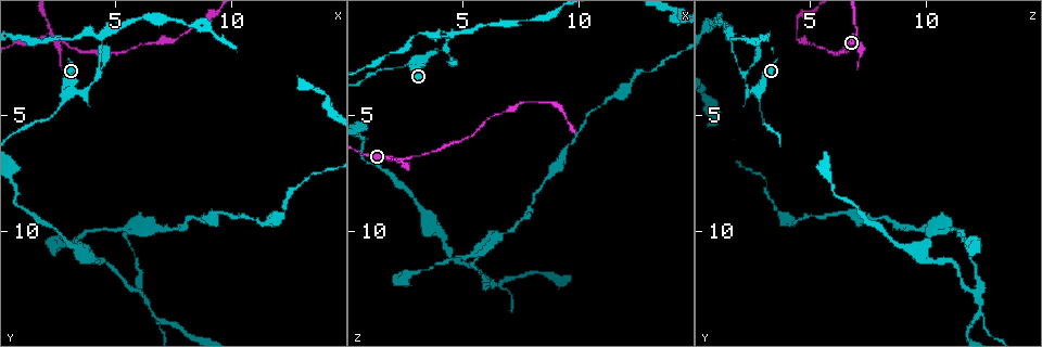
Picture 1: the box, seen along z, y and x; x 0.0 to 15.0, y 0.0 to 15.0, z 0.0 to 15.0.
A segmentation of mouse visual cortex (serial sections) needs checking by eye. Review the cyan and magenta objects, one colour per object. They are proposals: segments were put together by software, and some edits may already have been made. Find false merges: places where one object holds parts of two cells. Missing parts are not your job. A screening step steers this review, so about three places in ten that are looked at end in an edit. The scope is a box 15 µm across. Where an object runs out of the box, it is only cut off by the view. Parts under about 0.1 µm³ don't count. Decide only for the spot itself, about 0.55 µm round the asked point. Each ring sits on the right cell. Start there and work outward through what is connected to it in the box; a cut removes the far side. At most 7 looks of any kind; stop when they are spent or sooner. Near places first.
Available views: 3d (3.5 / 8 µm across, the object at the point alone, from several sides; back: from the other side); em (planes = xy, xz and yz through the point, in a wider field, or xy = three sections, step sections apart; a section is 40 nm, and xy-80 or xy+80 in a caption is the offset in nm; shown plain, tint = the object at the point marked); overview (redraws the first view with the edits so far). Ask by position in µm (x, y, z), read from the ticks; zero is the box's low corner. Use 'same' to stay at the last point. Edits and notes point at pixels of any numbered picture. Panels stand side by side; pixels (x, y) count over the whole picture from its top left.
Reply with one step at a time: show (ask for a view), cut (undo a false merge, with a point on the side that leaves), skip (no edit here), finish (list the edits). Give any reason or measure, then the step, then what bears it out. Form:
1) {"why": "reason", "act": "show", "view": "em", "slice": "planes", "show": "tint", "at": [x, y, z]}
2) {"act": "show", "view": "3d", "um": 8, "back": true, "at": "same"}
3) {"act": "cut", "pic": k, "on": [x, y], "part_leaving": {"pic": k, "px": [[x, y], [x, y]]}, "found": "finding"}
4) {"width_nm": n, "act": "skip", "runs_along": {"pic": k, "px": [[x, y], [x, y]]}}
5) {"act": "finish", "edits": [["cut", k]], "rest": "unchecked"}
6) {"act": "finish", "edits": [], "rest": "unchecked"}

{"why": "thin neck", "act": "show", "view": "3d", "um": 3.5, "at": [4.1, 3.6, 2.2]}

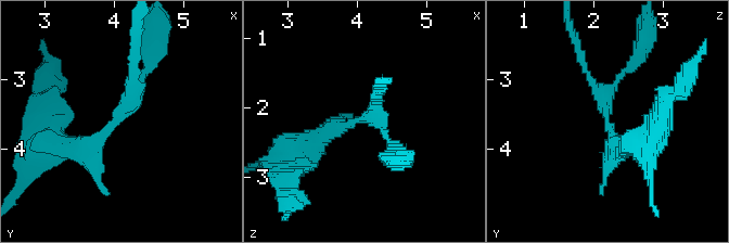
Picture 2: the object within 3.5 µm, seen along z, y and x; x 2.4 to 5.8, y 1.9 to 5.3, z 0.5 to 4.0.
{"why": "shape alone is not enough", "act": "show", "view": "em", "slice": "xy", "step": 2, "show": "plain", "at": [4.00, 3.55, 2.15]}

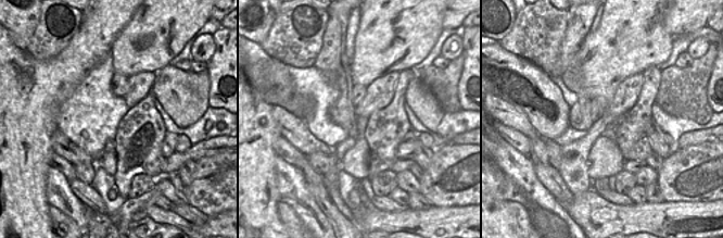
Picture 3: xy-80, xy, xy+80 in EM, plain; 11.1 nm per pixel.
{"why": "with the object marked", "act": "show", "view": "em", "slice": "xy", "step": 2, "show": "tint", "at": "same"}

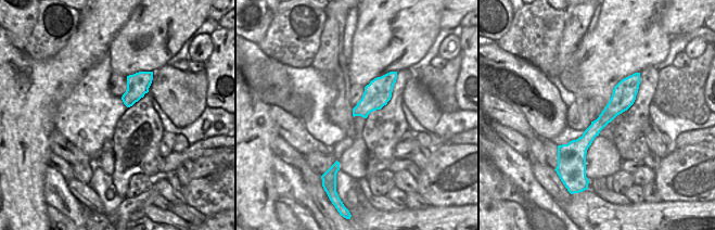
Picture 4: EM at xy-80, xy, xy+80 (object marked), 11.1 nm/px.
{"act": "skip", "runs_along": {"pic": 4, "px": [[630, 82], [577, 149], [577, 157]]}, "found": "one cell here"}

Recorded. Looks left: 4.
{"why": "narrows sharply", "act": "show", "view": "3d", "um": 3.5, "at": [2.6, 4.8, 2.8]}

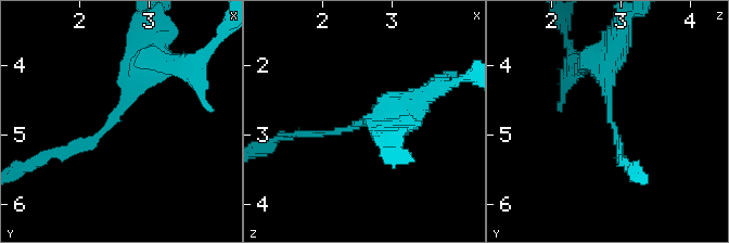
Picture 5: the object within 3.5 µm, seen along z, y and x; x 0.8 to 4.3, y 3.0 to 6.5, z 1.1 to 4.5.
{"arm_widths_nm": [100, 350], "act": "show", "view": "em", "slice": "xy", "step": 5, "show": "tint", "at": [2.50, 4.80, 2.85]}

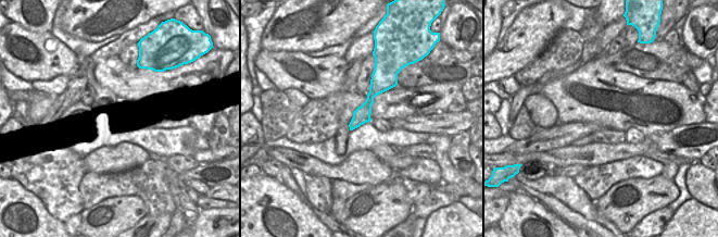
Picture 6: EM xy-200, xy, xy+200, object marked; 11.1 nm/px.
{"why": "another direction", "act": "show", "view": "em", "slice": "xy", "step": 2, "show": "tint", "at": "same"}

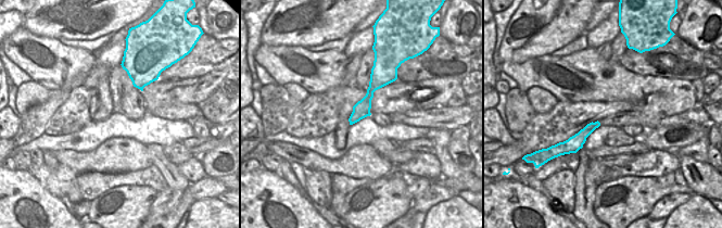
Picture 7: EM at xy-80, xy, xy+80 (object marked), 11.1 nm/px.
{"act": "skip", "runs_along": {"pic": 5, "px": [[398, 119], [298, 133]]}, "found": "continuous, no second cell"}

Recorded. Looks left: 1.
{"act": "finish", "edits": [], "rest": "unchecked"}

